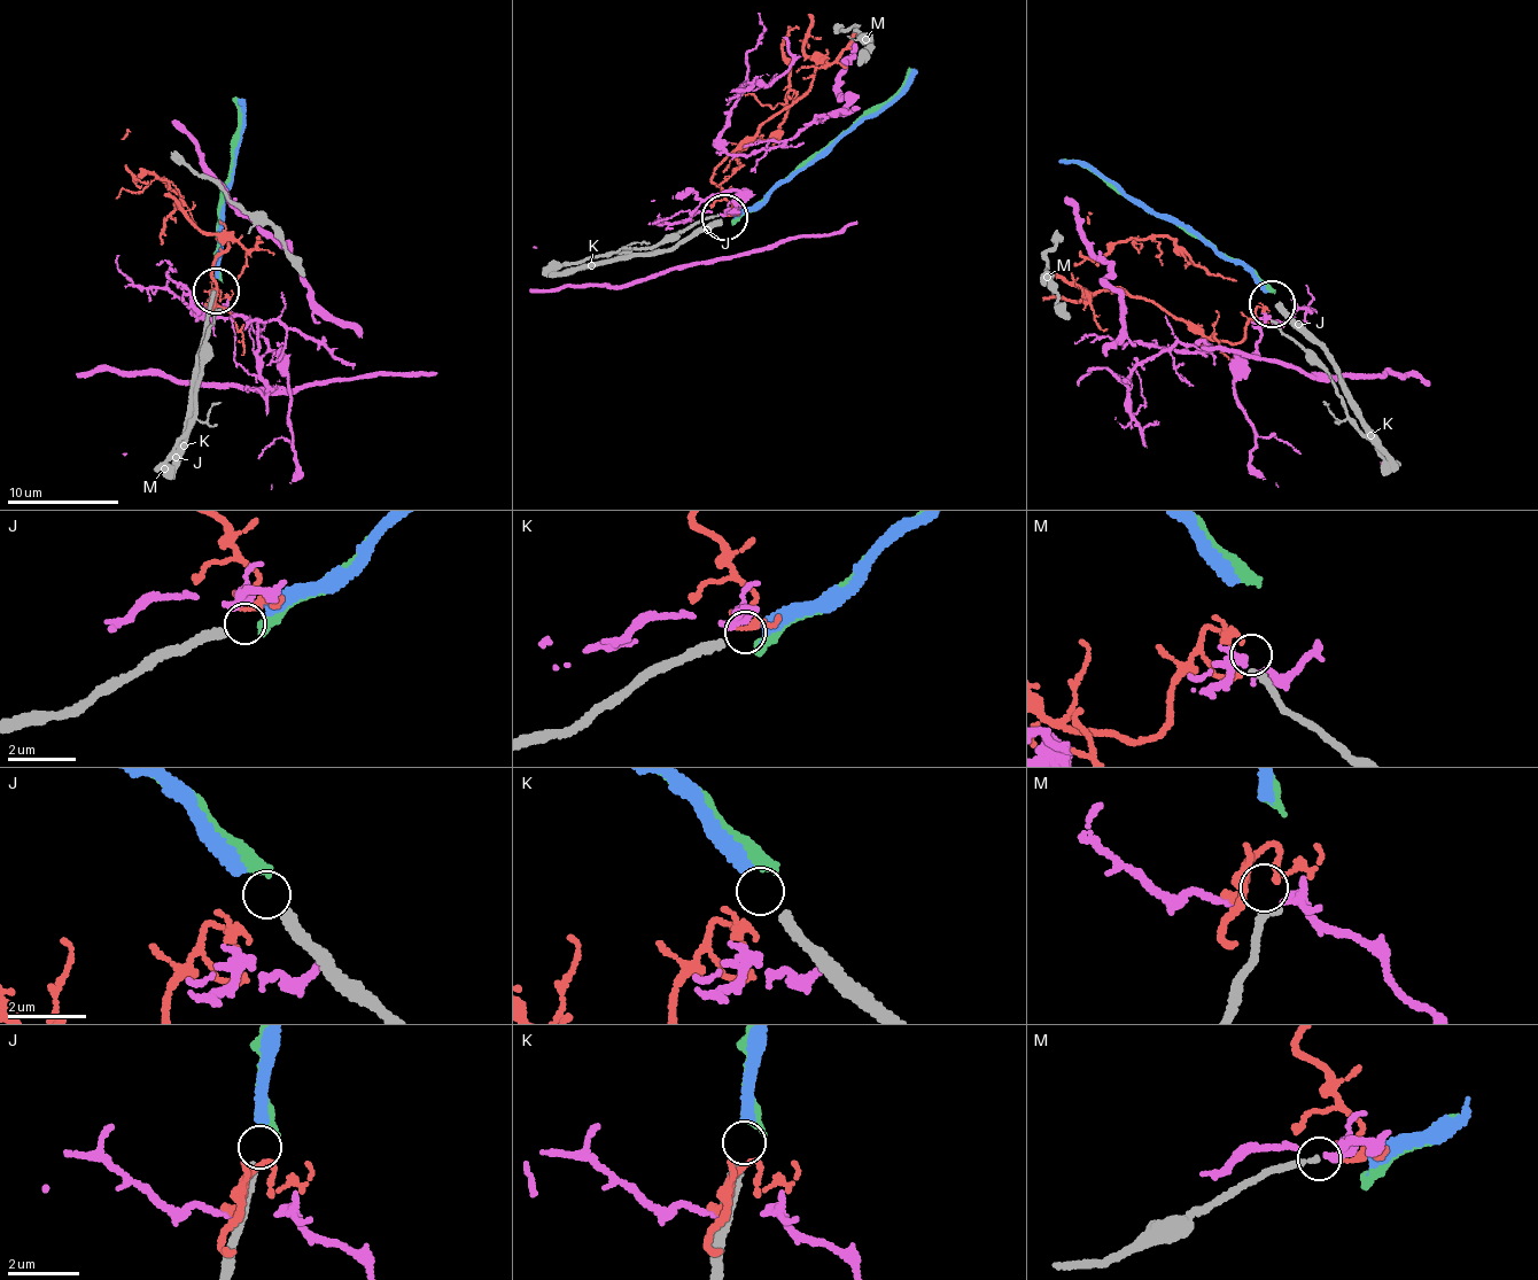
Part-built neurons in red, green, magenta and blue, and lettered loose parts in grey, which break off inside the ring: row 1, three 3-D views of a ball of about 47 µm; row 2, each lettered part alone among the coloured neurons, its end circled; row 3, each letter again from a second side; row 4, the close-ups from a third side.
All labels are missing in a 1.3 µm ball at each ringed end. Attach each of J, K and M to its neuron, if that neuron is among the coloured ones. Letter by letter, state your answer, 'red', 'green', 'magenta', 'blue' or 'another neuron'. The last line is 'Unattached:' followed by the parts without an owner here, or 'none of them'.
J: green
K: blue
M: another neuron
Unattached: M

